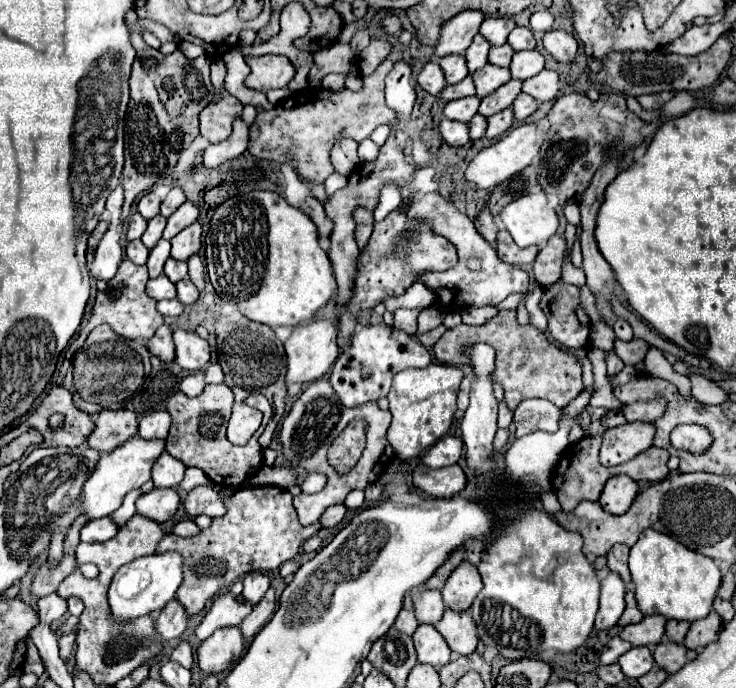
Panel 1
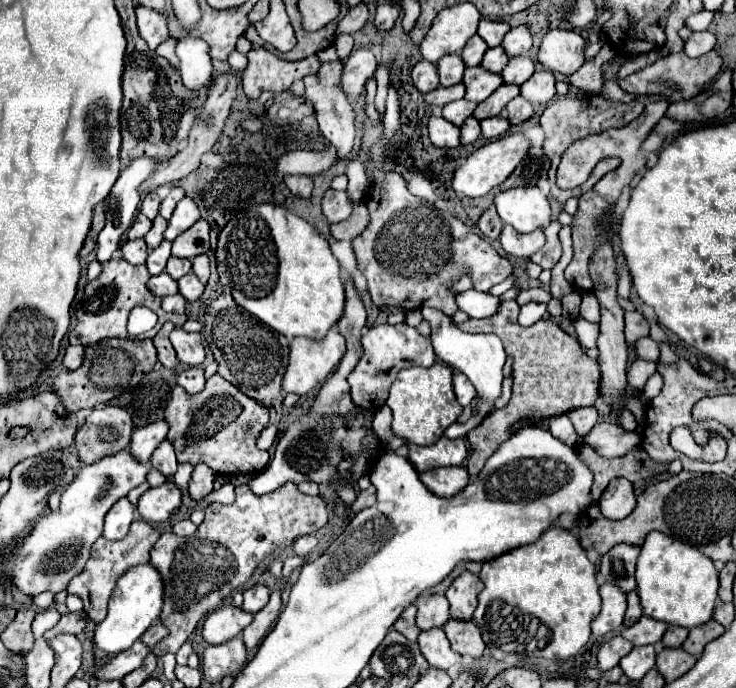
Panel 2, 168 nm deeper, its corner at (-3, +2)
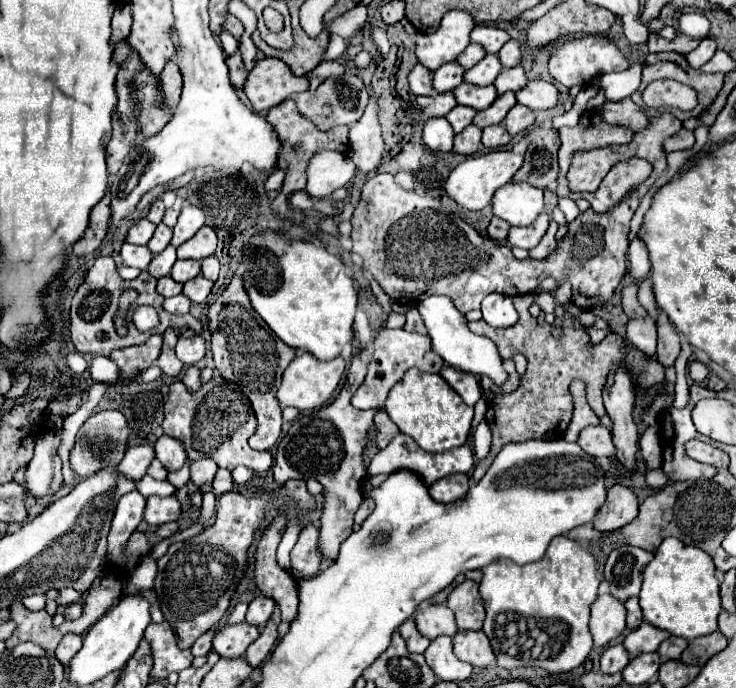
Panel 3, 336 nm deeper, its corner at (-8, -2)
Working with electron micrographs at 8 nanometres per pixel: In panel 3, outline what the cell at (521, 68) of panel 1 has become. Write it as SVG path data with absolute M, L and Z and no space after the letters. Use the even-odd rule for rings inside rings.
M522 66L504 68L502 74L500 74L500 76L496 78L496 82L494 82L498 94L504 94L504 92L508 92L508 90L518 92L518 90L522 90L526 84L528 84L528 78L526 78L526 72L524 72Z

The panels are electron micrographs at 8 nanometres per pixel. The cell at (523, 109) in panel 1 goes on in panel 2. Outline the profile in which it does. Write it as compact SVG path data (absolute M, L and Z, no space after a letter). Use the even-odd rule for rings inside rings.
M521 96L513 98L513 100L507 104L507 118L509 118L511 124L521 124L521 122L529 120L529 118L533 116L533 112L535 112L533 106L531 106L525 98L521 98Z

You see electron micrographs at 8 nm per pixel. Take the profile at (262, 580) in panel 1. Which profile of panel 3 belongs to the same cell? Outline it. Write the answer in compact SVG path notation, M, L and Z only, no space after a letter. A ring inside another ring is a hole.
M258 596L250 602L248 606L248 614L246 614L246 622L252 624L252 626L264 626L270 616L272 616L272 610L274 610L274 600L268 598L268 596Z

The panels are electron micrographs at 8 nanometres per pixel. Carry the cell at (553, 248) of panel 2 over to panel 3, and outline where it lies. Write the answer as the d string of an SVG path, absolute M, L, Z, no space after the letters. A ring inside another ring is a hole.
M552 220L548 230L546 230L546 234L544 234L544 238L542 238L542 242L536 248L530 250L530 256L534 260L544 260L544 258L548 258L556 250L556 238L554 238L556 230L558 230L558 224Z

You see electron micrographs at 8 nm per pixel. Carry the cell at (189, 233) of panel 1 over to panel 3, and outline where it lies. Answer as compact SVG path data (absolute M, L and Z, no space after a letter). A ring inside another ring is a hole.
M202 226L188 242L178 246L180 260L204 260L216 252L216 232L210 226Z

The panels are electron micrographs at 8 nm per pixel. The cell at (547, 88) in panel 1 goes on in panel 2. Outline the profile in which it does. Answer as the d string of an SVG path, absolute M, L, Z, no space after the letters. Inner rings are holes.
M549 70L535 72L519 88L521 88L521 96L531 104L547 104L555 98L555 78Z

